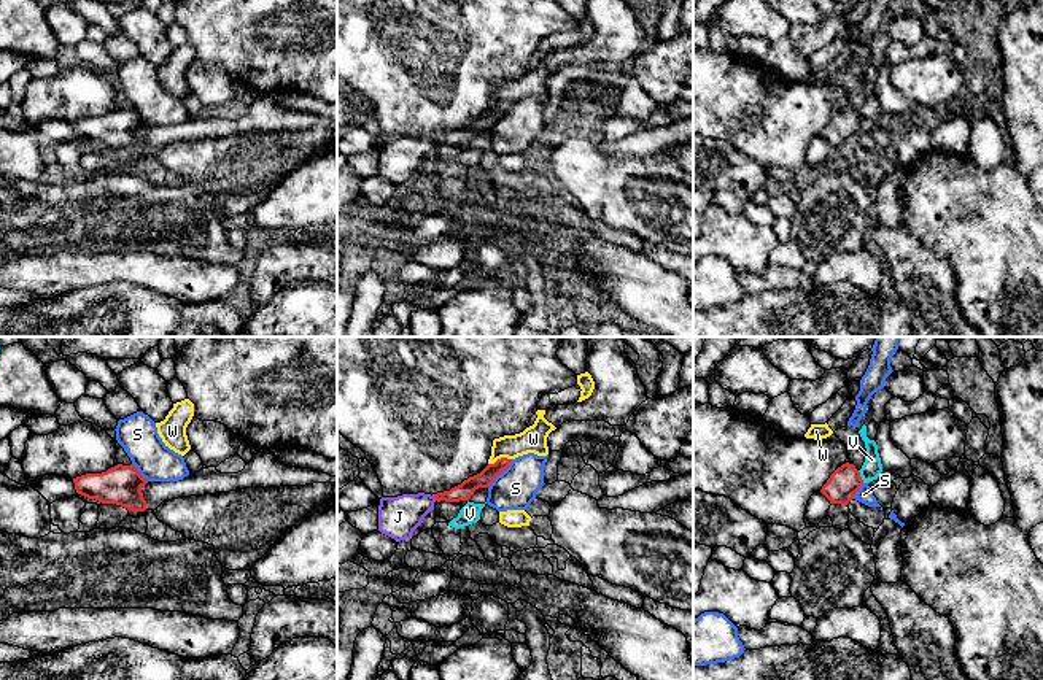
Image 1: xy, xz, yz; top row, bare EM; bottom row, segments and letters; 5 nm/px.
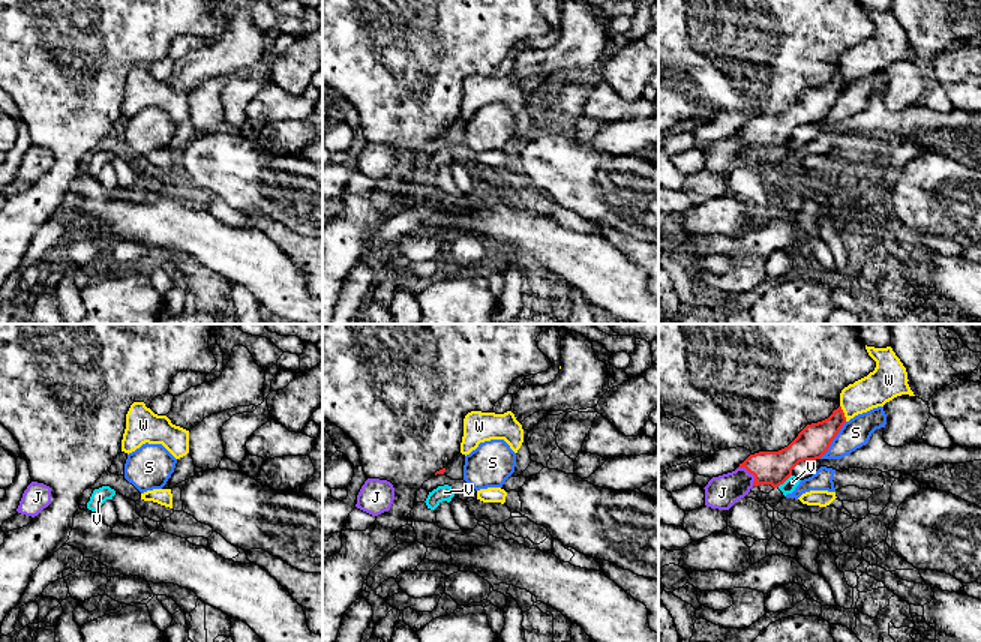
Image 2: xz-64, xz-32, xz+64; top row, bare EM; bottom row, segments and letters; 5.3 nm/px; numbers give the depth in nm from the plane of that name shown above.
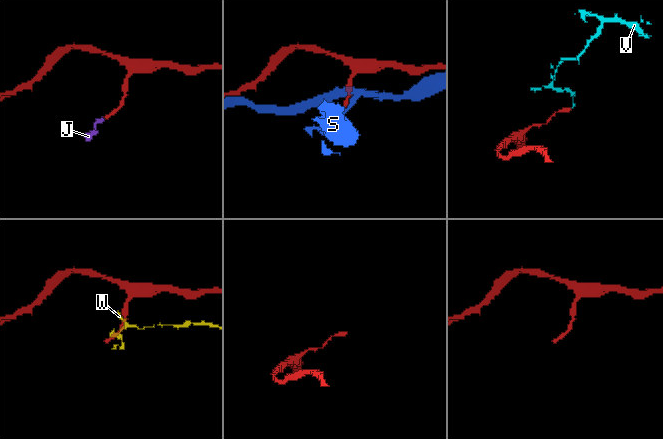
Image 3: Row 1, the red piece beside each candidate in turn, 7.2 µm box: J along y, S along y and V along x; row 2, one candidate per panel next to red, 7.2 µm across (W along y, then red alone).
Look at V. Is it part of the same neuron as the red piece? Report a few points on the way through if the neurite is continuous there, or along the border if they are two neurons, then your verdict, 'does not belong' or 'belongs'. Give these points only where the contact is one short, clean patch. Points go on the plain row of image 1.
border yz (857, 115), (864, 126); does not belong

